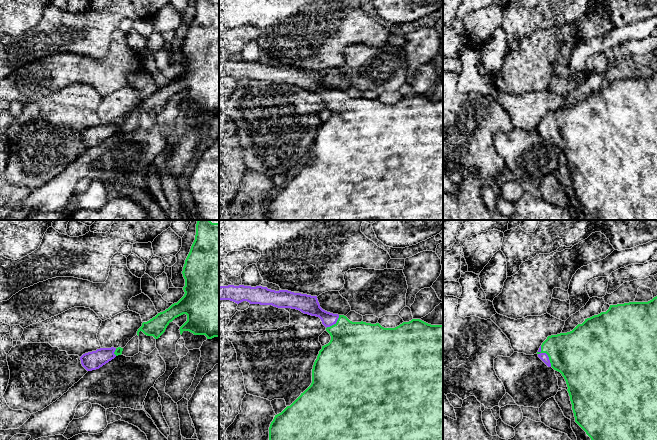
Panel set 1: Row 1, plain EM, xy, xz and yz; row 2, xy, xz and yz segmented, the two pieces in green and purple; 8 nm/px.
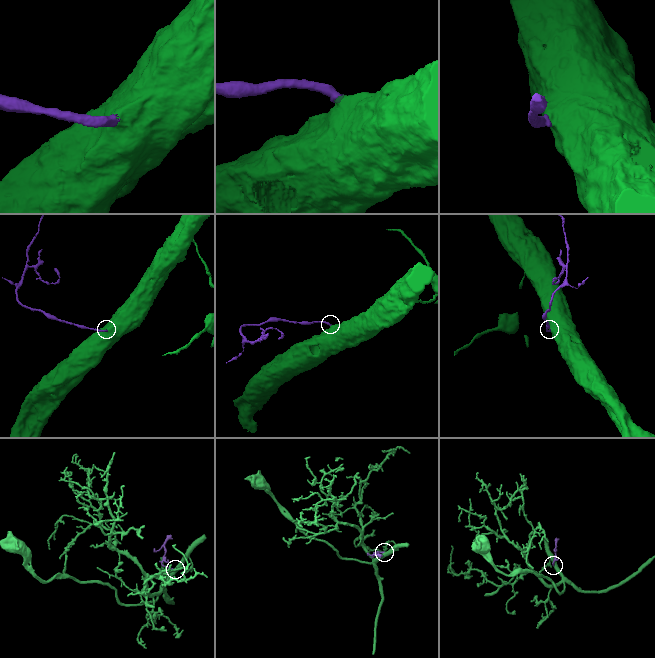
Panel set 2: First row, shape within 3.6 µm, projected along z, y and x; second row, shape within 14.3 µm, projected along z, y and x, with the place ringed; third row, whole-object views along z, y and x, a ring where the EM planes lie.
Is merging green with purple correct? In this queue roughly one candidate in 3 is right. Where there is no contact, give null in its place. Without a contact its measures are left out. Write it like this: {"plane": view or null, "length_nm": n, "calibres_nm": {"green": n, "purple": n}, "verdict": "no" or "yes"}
{"plane": "yz", "length_nm": 190, "calibres_nm": {"green": 400, "purple": 70}, "verdict": "yes"}

